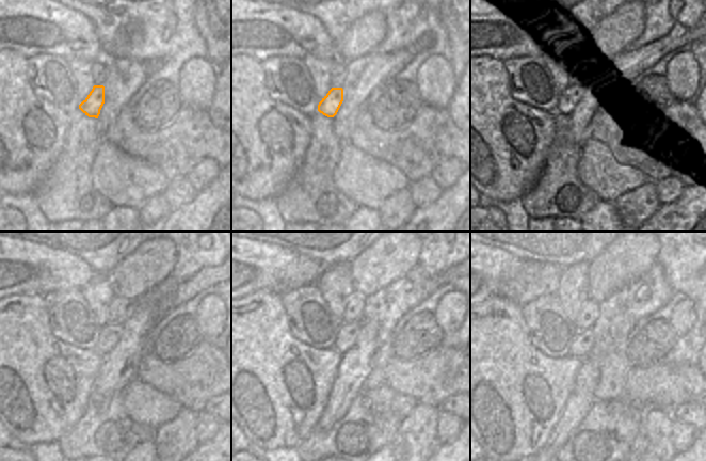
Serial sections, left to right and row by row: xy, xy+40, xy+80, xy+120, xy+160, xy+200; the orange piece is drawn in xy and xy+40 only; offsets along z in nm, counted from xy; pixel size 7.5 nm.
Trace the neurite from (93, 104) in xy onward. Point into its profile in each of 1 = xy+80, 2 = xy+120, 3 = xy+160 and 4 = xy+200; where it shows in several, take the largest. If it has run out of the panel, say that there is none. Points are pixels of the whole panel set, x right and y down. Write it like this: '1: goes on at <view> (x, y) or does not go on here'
1: goes on at xy+80 (572, 96)
2: goes on at xy+120 (109, 334)
3: goes on at xy+160 (348, 334)
4: goes on at xy+200 (583, 339)

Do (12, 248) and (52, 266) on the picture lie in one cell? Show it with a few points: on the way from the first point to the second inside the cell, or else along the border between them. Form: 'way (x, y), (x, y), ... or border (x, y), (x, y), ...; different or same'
way (21, 257), (30, 261), (43, 263); same

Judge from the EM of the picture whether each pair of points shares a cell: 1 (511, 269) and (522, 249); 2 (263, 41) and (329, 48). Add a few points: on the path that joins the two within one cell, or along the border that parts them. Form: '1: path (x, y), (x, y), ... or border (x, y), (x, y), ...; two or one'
1: border (494, 248), (506, 250), (522, 260); two
2: path (279, 48), (304, 49), (313, 47); one

